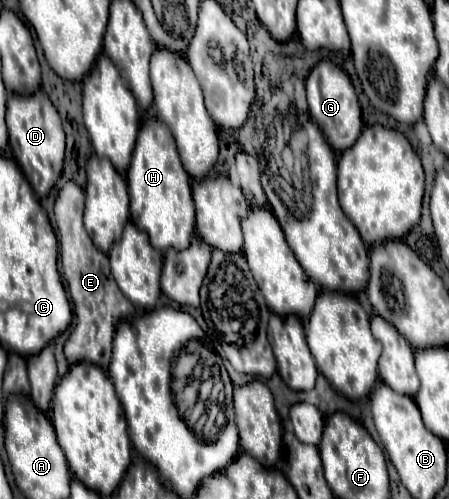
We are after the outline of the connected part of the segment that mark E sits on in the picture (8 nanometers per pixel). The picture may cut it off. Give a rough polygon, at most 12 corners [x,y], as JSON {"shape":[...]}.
{"shape":[[84,190],[58,192],[60,262],[78,316],[70,364],[110,364],[134,314],[84,230]]}

